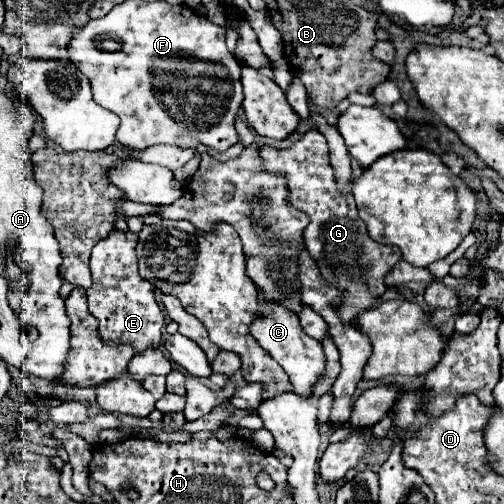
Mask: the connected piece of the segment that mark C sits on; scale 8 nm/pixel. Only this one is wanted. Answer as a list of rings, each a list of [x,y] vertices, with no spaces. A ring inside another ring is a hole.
[[[262,302],[262,318],[258,318],[250,326],[252,336],[258,340],[258,344],[284,368],[284,372],[290,376],[290,382],[294,386],[294,392],[302,398],[312,396],[314,384],[324,376],[326,356],[322,352],[322,344],[314,338],[310,338],[302,326],[298,316],[292,316],[286,308],[280,308],[280,304],[264,304]]]

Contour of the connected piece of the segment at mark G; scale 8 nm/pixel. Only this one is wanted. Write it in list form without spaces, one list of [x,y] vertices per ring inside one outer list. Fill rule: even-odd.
[[[310,130],[292,148],[260,148],[260,158],[270,174],[284,174],[288,178],[290,204],[310,216],[310,224],[304,230],[306,248],[328,284],[336,284],[336,288],[344,292],[338,314],[344,320],[352,320],[360,310],[368,310],[378,304],[380,296],[386,292],[384,276],[392,264],[400,262],[400,252],[396,252],[396,248],[376,244],[368,236],[364,224],[360,224],[352,190],[340,190],[336,186],[334,170],[328,160],[326,138],[320,132]]]

